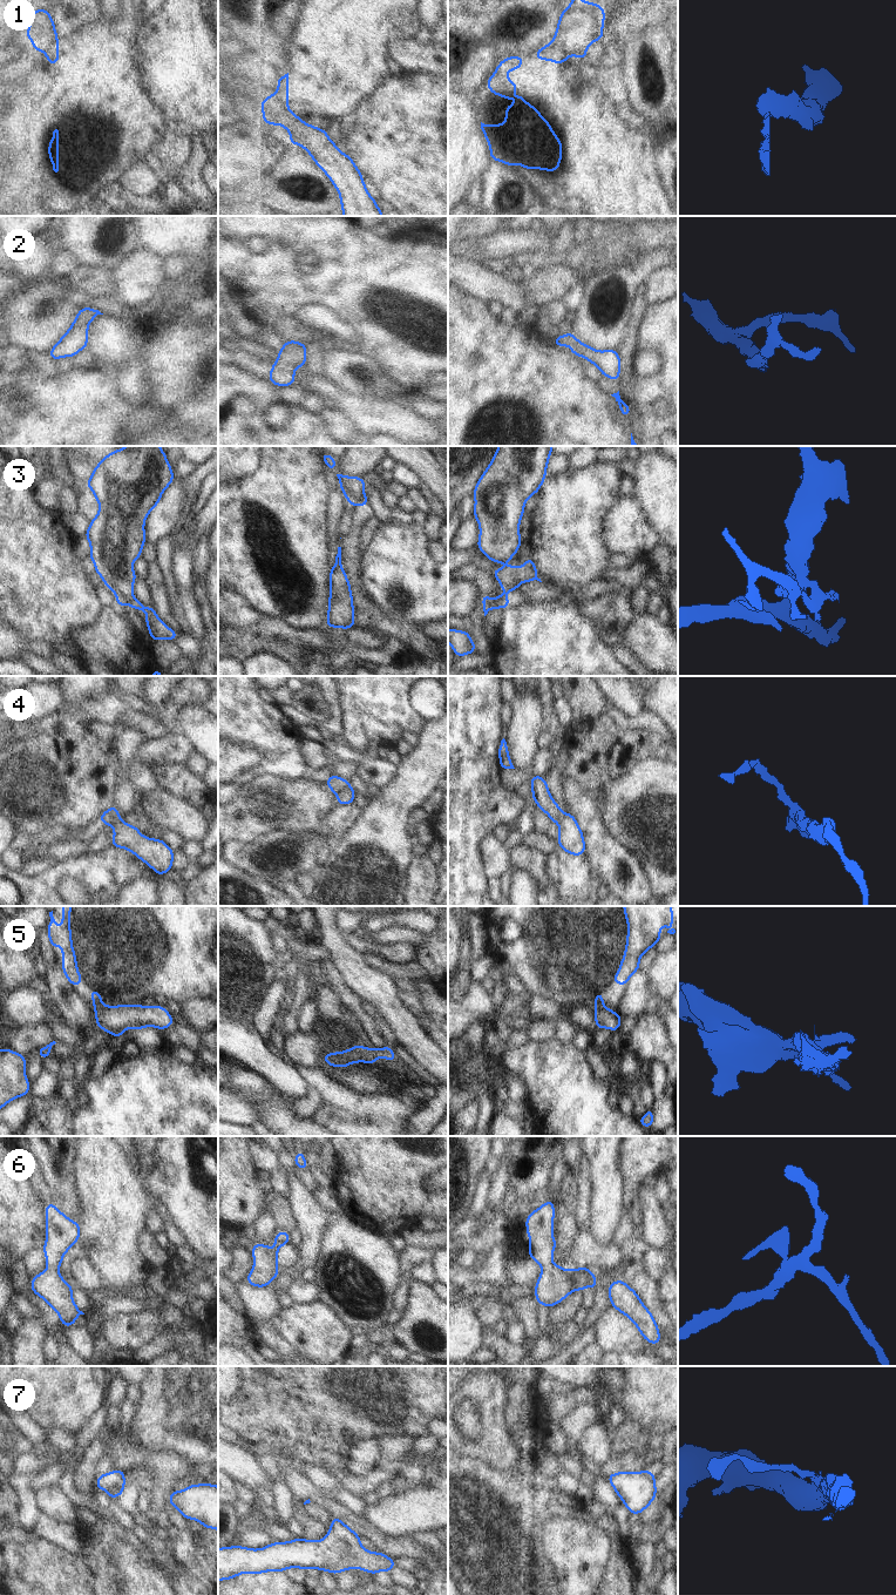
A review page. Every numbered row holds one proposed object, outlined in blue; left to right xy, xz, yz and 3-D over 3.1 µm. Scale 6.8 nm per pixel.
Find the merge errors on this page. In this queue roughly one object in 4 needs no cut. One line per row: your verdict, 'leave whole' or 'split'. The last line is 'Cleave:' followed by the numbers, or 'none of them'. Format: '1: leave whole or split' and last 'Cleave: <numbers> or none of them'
1: split
2: leave whole
3: split
4: split
5: split
6: leave whole
7: split
Cleave: 1, 3, 4, 5, 7

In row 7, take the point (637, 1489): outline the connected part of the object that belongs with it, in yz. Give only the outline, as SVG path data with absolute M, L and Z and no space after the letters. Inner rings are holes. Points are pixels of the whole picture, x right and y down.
M620 1472L609 1481L631 1514L640 1514L657 1494L654 1472Z

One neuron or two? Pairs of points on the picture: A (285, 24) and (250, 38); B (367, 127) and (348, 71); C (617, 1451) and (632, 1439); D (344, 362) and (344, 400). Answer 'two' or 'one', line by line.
A: one
B: two
C: one
D: two

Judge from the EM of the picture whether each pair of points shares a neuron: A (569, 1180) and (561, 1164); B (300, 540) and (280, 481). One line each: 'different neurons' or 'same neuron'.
A: different neurons
B: same neuron

